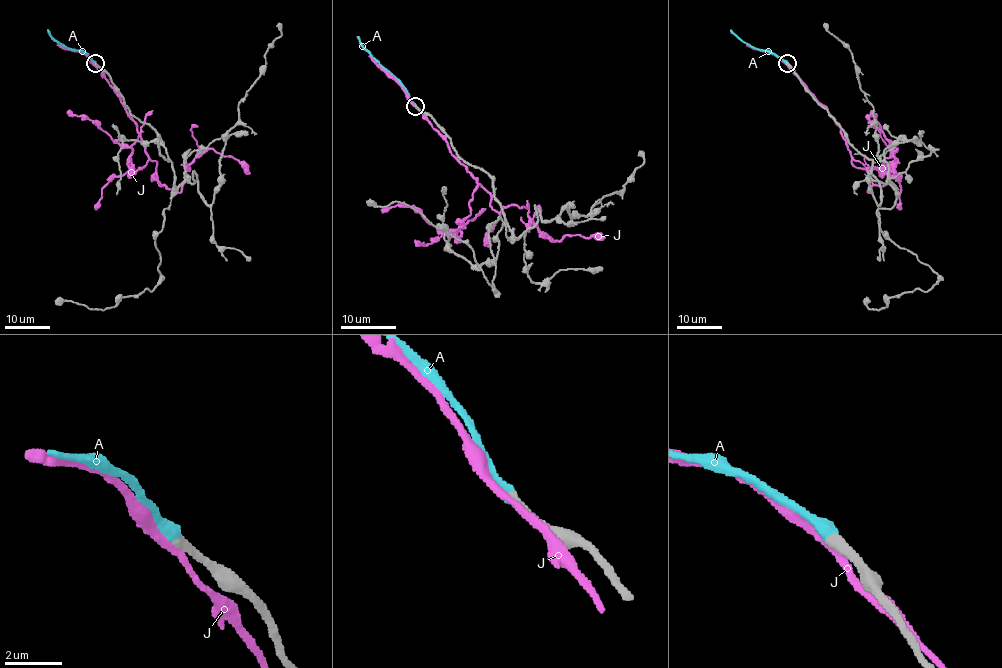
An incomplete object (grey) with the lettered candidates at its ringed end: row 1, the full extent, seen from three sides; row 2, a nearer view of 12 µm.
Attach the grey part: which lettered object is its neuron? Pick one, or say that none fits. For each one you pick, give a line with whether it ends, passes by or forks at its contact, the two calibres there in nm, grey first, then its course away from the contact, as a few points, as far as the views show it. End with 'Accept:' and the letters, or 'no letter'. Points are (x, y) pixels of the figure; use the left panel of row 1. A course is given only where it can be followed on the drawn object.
A: it ends; calibres 320 and 480 nm; course (94, 63), (85, 53), (65, 47), (48, 29)
Accept: A

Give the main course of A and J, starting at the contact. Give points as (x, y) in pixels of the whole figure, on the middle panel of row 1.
A: (415, 106), (404, 87), (360, 43), (358, 36)
J: (416, 106), (497, 212), (528, 204), (529, 222), (554, 240), (574, 234), (604, 237)

